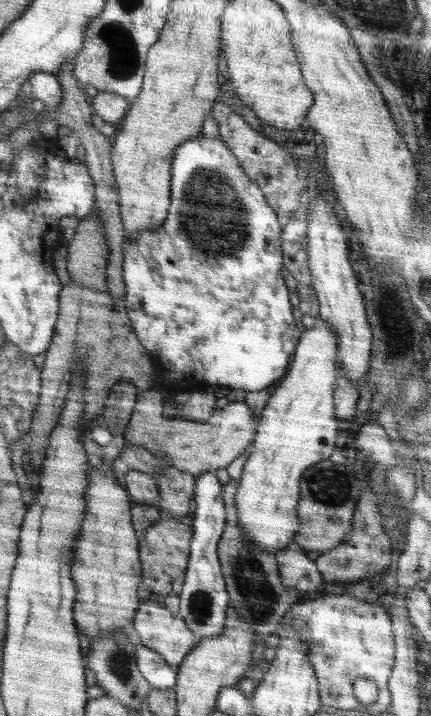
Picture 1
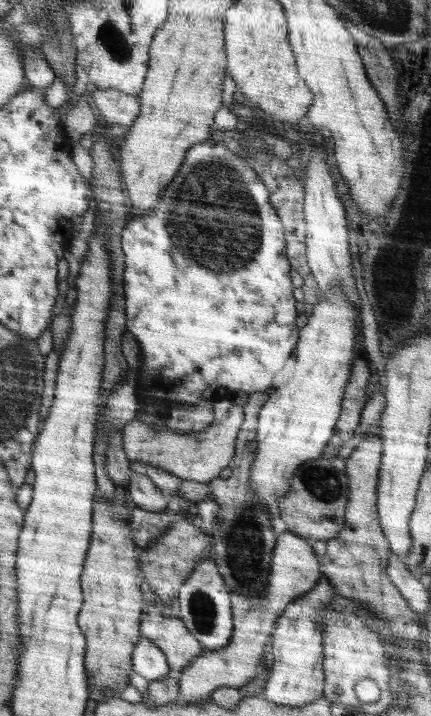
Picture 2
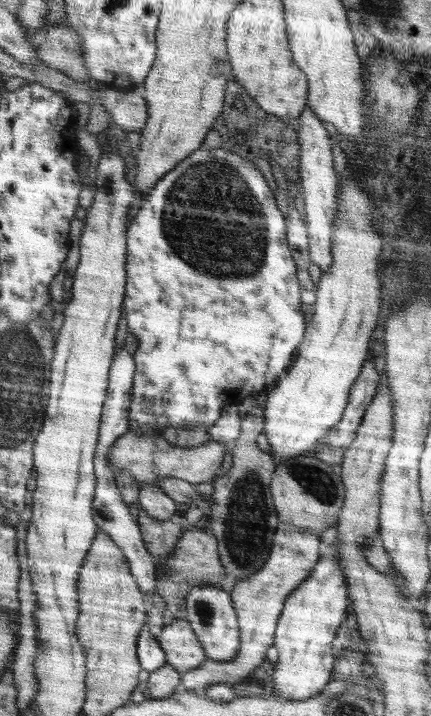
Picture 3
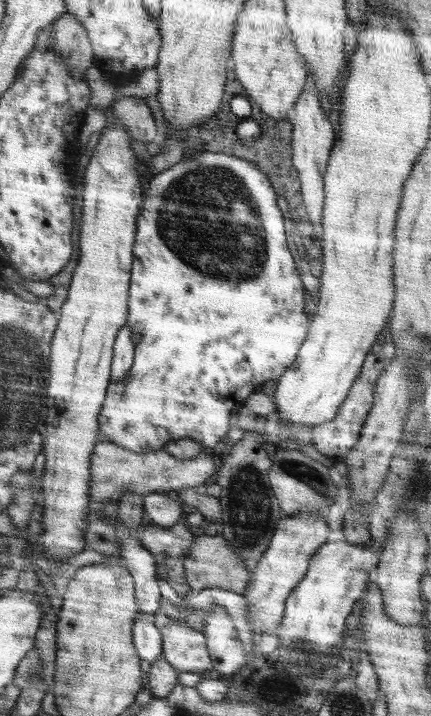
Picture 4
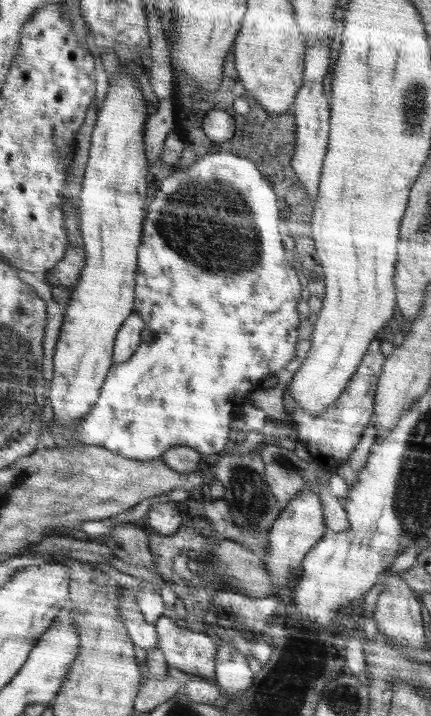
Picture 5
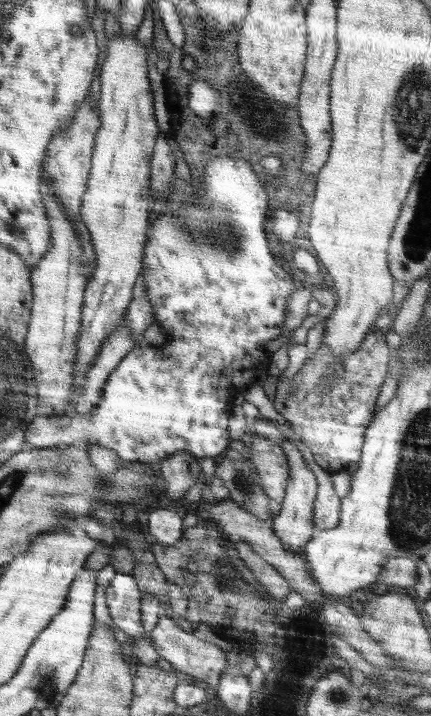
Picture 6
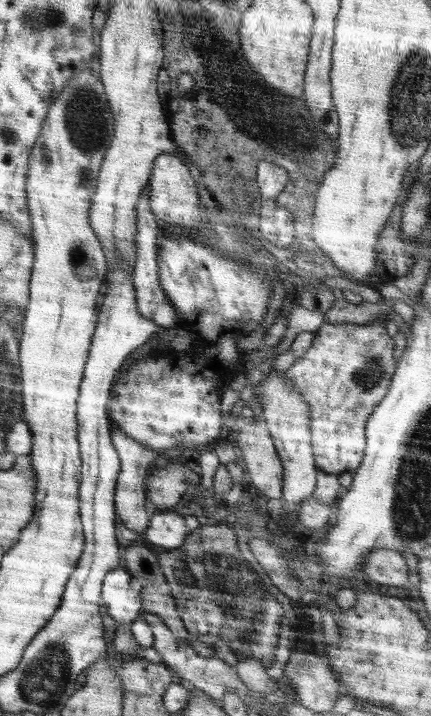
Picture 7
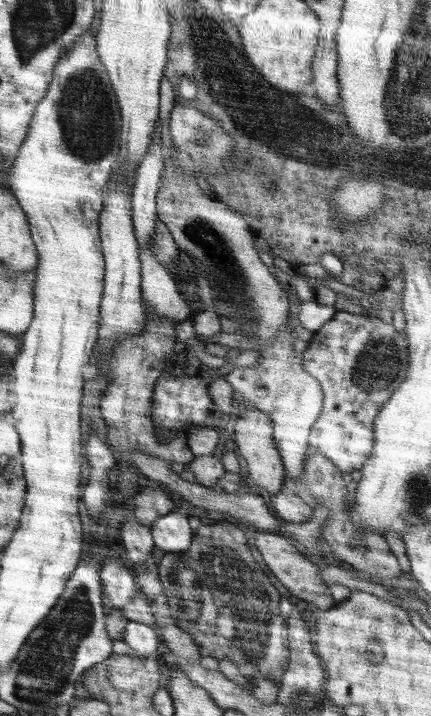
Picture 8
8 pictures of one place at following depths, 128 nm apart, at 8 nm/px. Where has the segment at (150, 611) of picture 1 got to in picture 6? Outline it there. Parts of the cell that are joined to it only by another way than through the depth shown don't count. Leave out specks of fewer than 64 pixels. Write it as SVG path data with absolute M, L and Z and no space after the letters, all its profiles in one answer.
M163 613L158 619L148 639L151 641L152 647L160 654L159 656L170 663L175 671L204 680L210 688L218 688L221 674L227 667L226 655L218 646L210 644L210 642L203 642L184 631L176 625L175 617L166 613Z

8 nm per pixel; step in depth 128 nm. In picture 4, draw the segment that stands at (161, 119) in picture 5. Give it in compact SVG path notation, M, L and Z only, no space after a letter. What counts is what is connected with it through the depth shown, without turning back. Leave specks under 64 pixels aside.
M116 98L112 112L127 128L132 139L139 143L157 142L154 117L143 98Z

